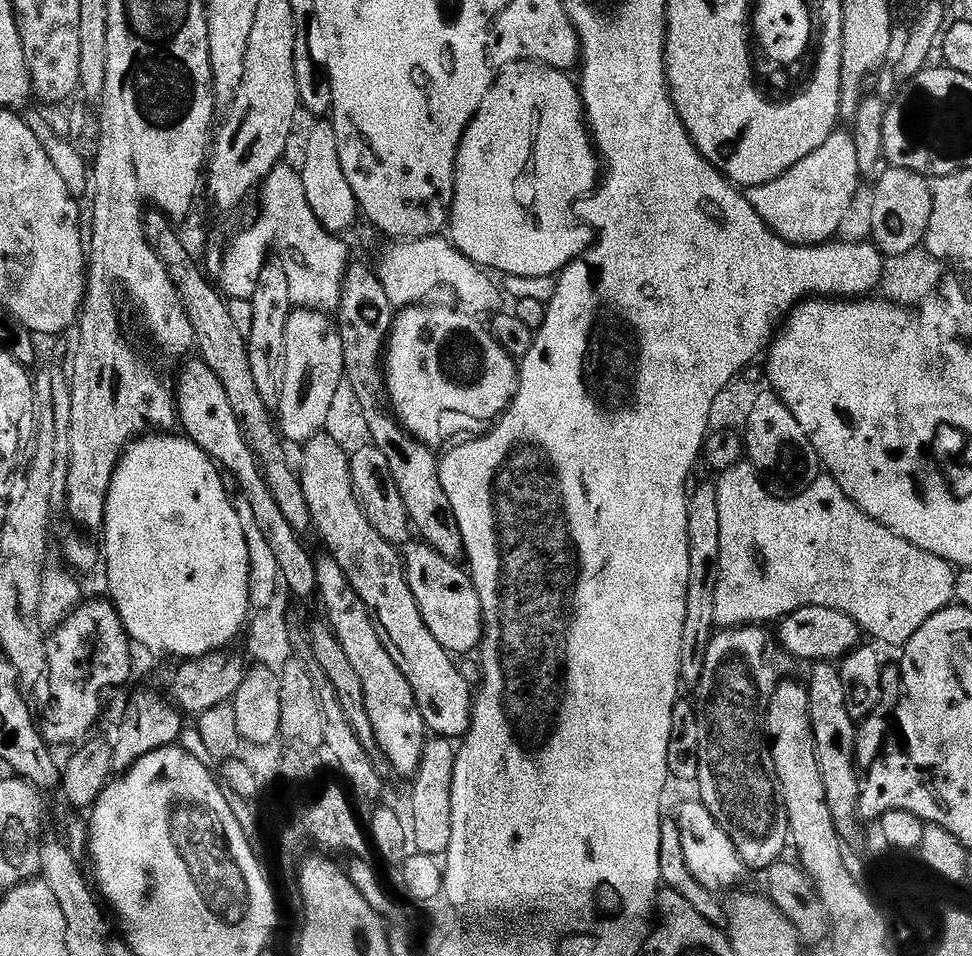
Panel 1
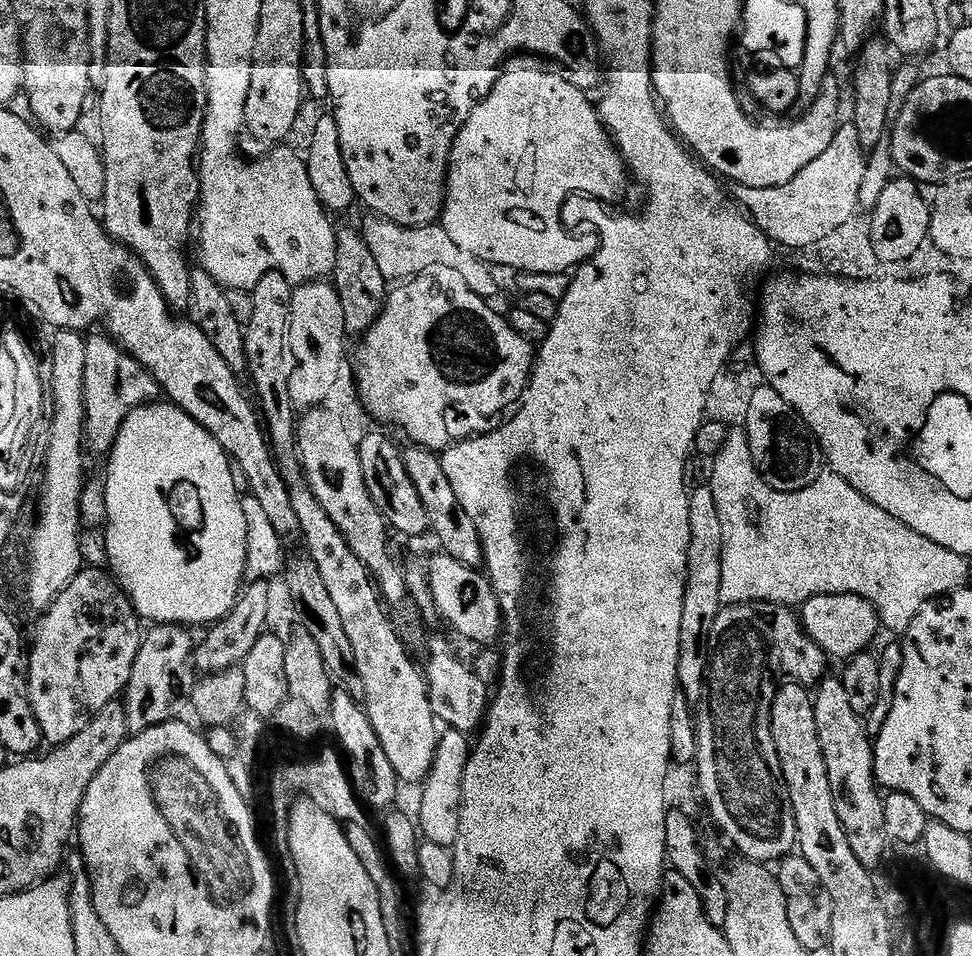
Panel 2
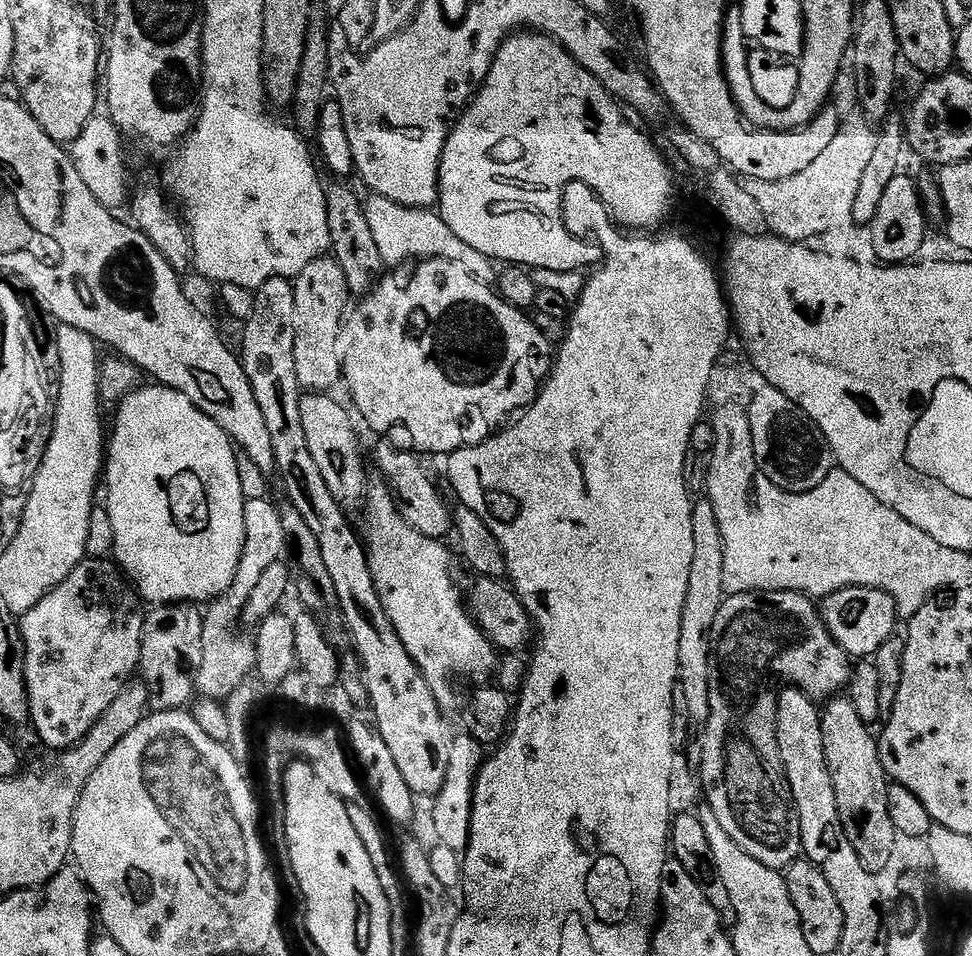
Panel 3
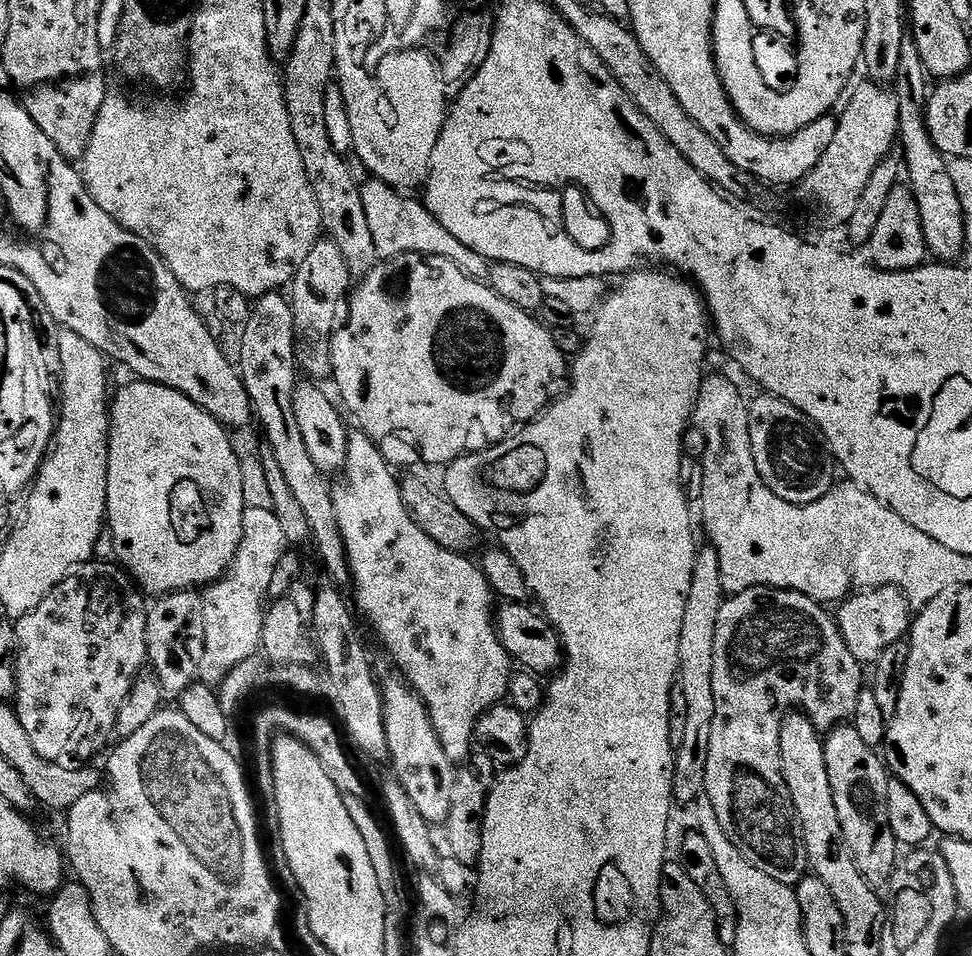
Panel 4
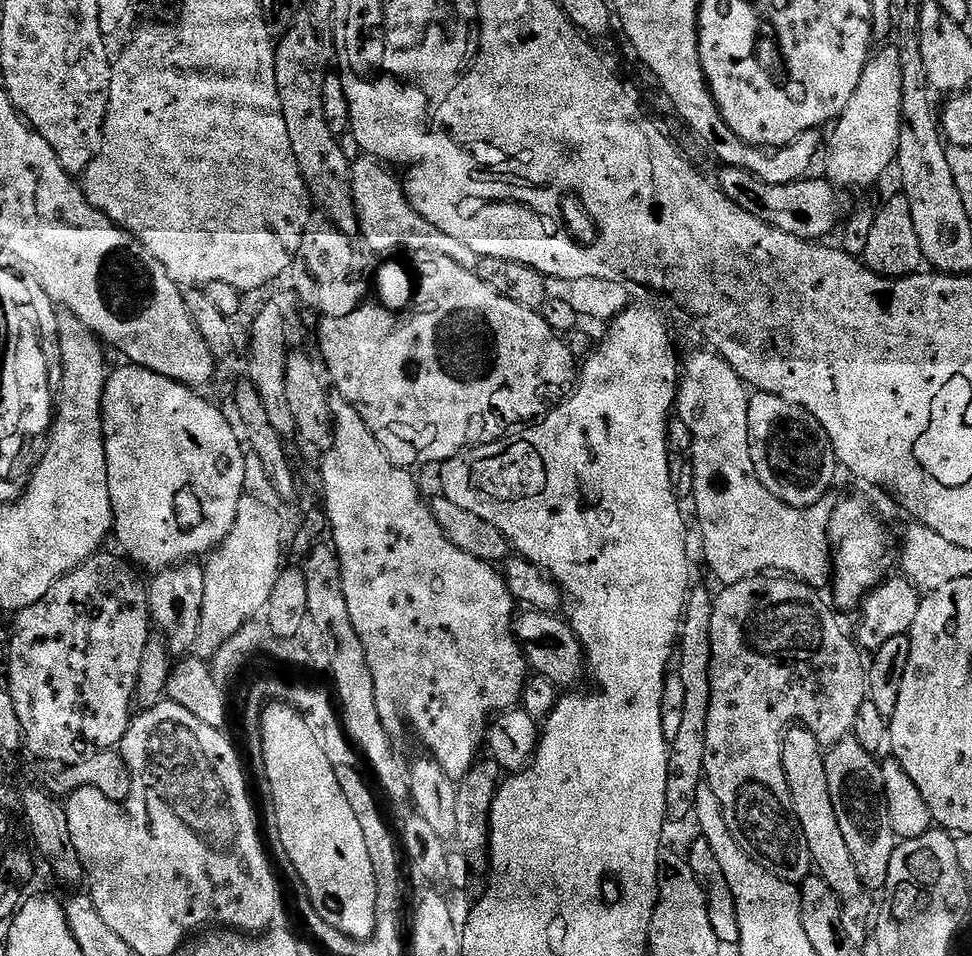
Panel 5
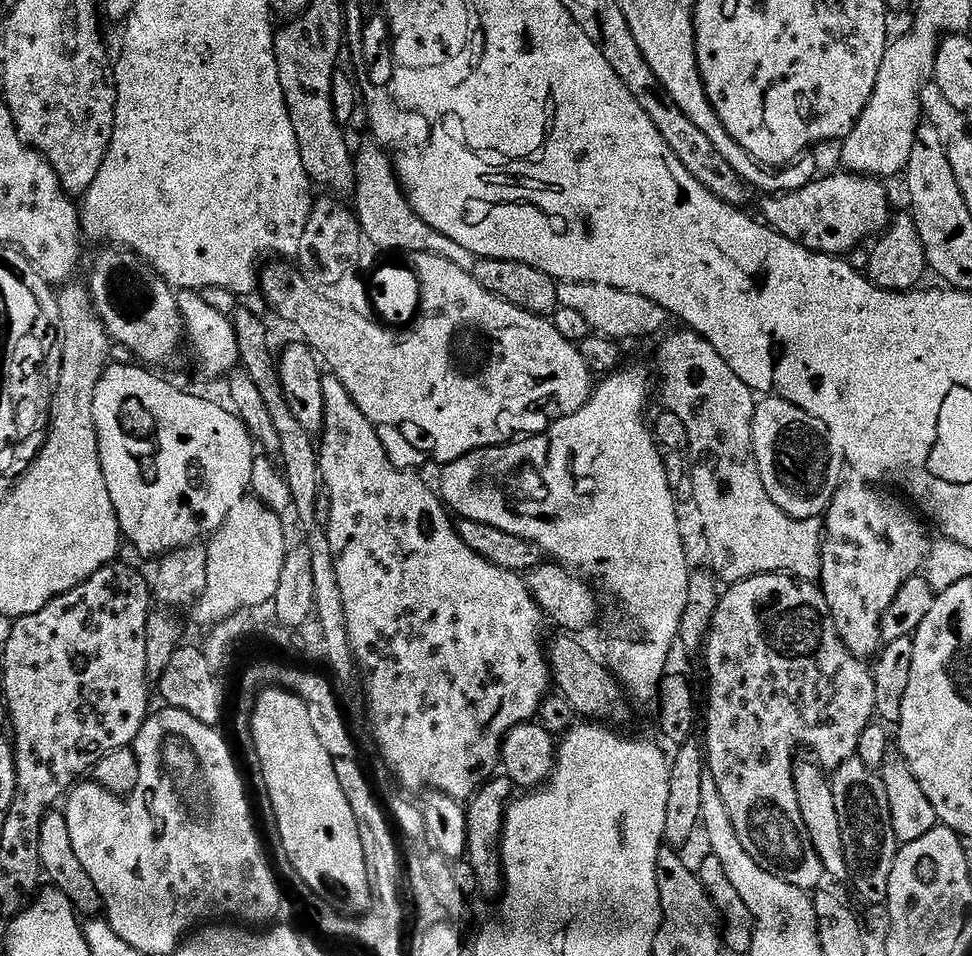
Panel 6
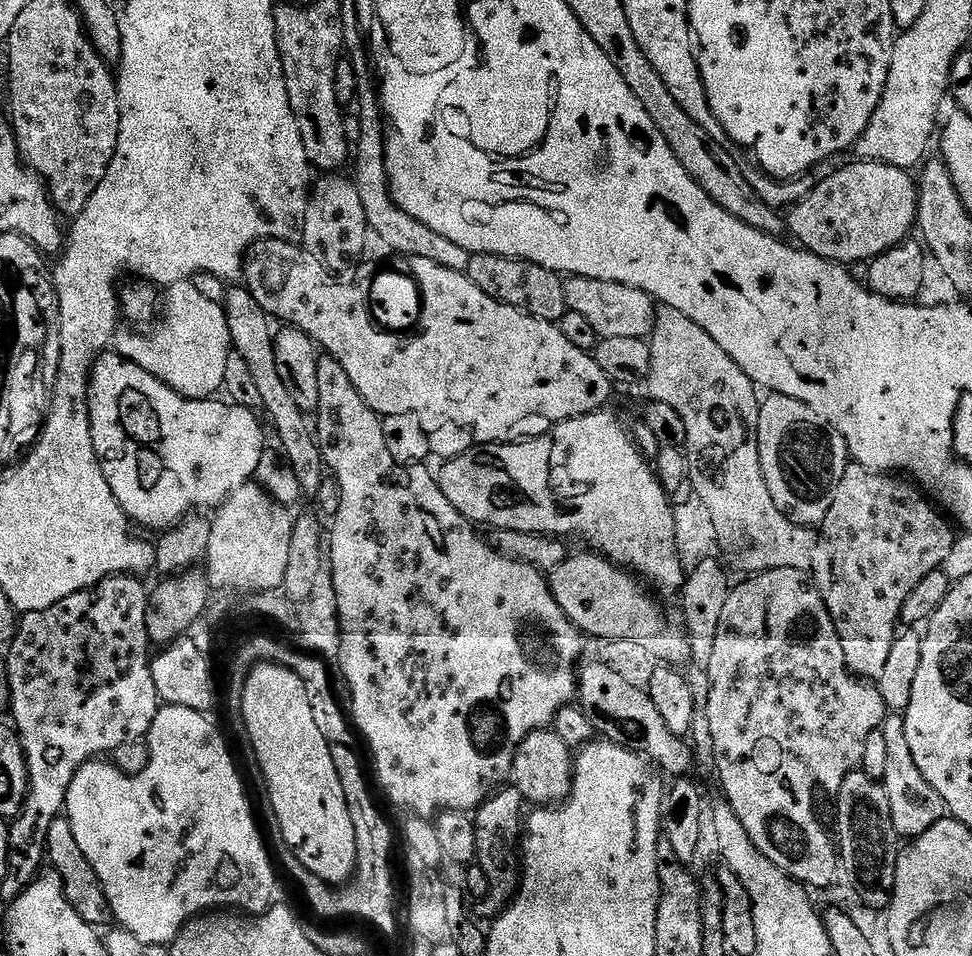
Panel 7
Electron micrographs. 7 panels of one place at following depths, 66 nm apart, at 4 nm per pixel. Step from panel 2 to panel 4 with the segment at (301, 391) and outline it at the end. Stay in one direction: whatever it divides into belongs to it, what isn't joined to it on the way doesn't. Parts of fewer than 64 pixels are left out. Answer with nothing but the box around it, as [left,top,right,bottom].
[291,240,352,380]

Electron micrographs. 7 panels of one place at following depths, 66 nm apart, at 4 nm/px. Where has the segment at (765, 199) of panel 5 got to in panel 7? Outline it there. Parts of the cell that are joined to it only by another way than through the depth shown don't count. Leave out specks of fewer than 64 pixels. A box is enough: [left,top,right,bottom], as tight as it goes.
[786,159,918,266]

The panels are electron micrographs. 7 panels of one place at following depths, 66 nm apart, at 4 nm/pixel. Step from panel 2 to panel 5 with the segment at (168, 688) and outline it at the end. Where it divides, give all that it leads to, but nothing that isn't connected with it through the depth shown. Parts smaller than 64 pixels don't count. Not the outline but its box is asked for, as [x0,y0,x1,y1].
[148,562,206,658]

